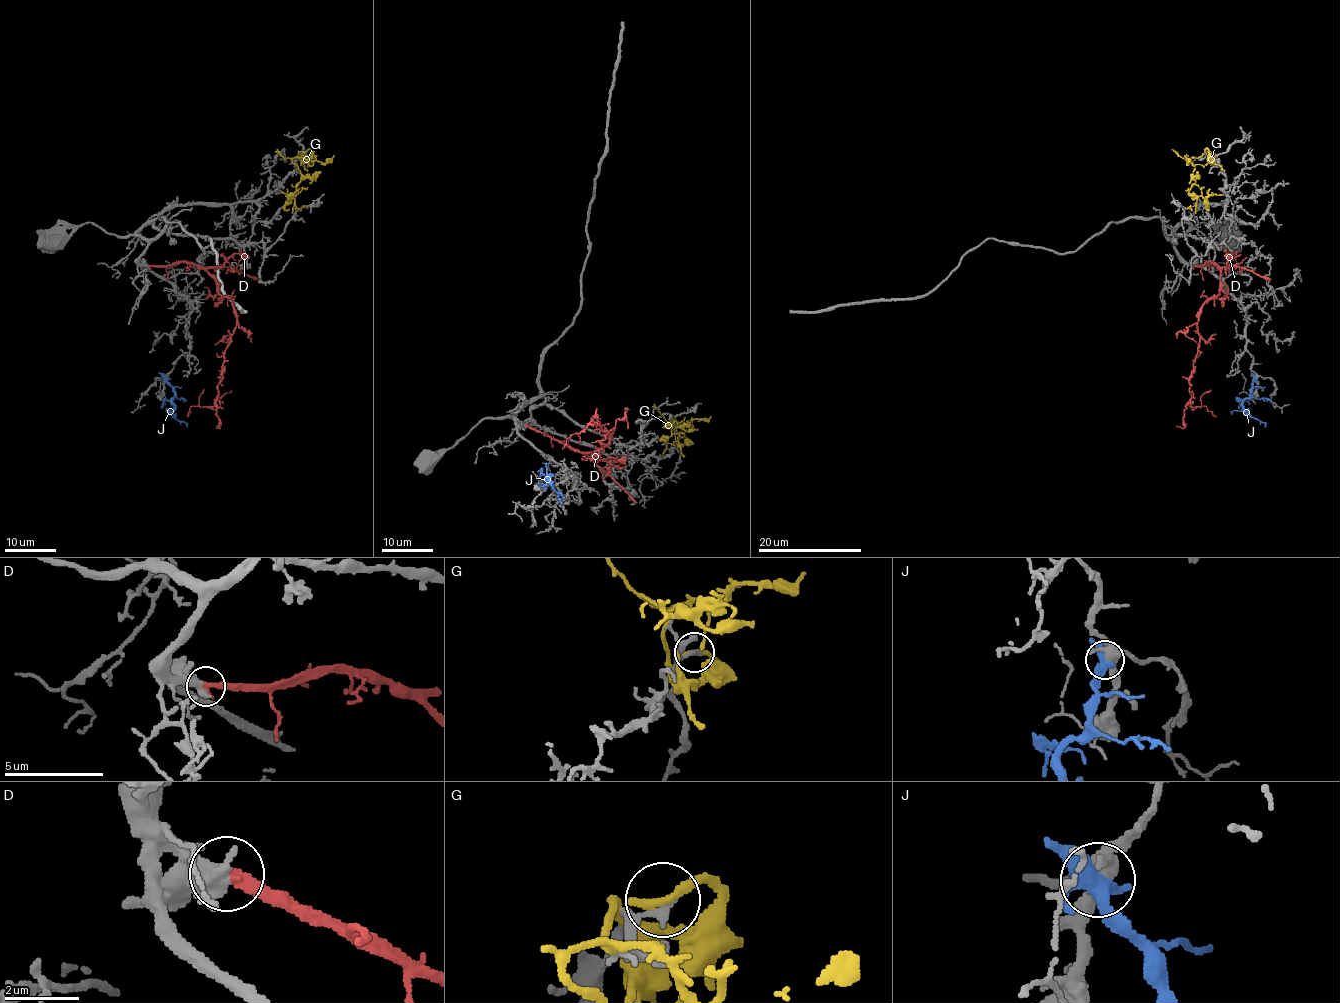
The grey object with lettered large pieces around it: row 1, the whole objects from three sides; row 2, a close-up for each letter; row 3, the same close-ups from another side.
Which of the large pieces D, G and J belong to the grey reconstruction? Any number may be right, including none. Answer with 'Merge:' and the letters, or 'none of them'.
Merge: D

